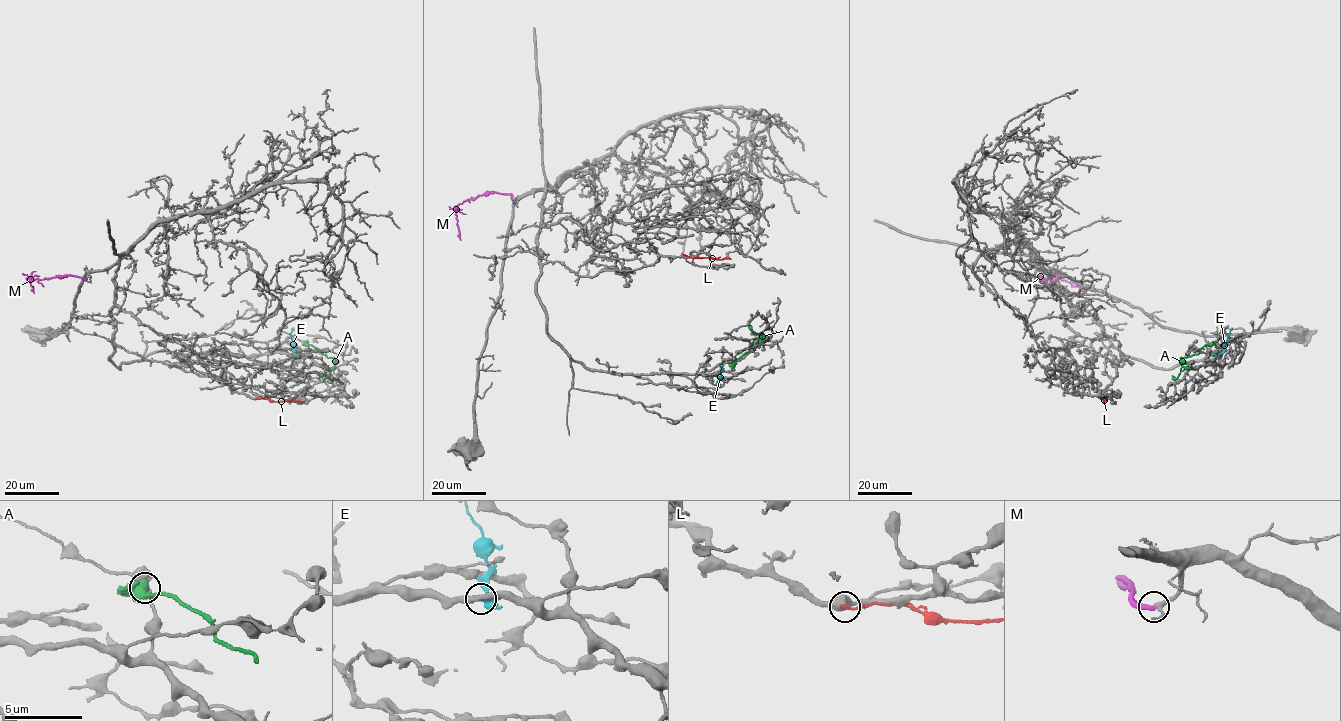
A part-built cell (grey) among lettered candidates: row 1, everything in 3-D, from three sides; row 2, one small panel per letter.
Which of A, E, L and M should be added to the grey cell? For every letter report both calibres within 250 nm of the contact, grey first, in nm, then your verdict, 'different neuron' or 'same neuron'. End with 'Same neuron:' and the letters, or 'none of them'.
A: calibres 200 and 440 nm; different neuron
E: calibres 420 and 240 nm; different neuron
L: calibres 460 and 220 nm; different neuron
M: calibres 280 and 400 nm; different neuron
Same neuron: none of them

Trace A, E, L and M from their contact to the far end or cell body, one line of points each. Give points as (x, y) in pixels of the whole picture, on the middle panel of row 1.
A: (733, 366), (760, 335), (751, 325)
E: (719, 365), (721, 378), (717, 381), (720, 385)
L: (682, 255), (730, 259)
M: (512, 197), (509, 194), (484, 193), (459, 203), (455, 214), (460, 240)

